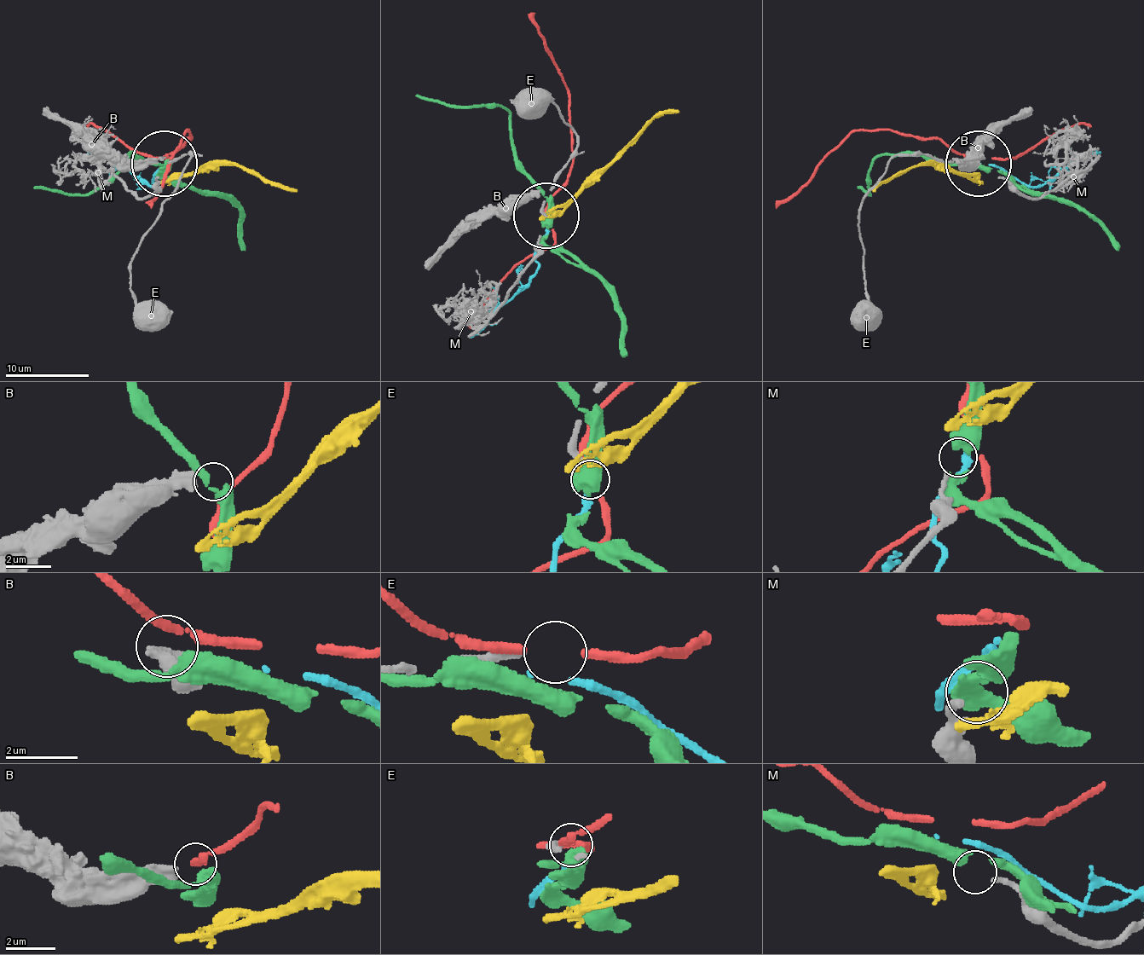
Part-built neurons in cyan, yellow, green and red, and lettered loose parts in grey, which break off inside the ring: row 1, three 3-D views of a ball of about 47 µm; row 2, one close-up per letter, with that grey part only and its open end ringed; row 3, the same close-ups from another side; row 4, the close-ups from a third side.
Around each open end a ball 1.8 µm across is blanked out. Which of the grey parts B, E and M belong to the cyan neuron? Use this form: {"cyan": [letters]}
{"cyan": []}

